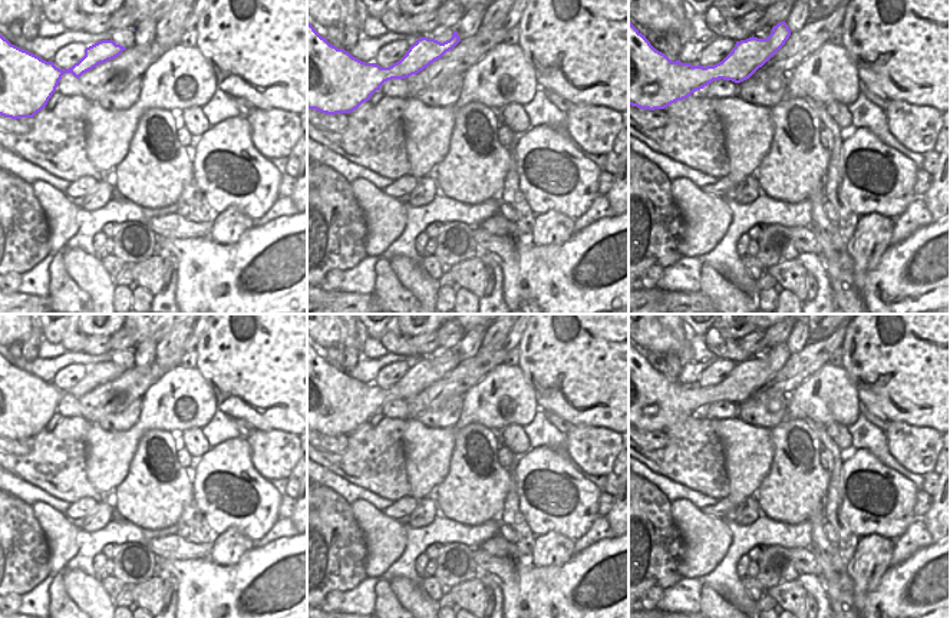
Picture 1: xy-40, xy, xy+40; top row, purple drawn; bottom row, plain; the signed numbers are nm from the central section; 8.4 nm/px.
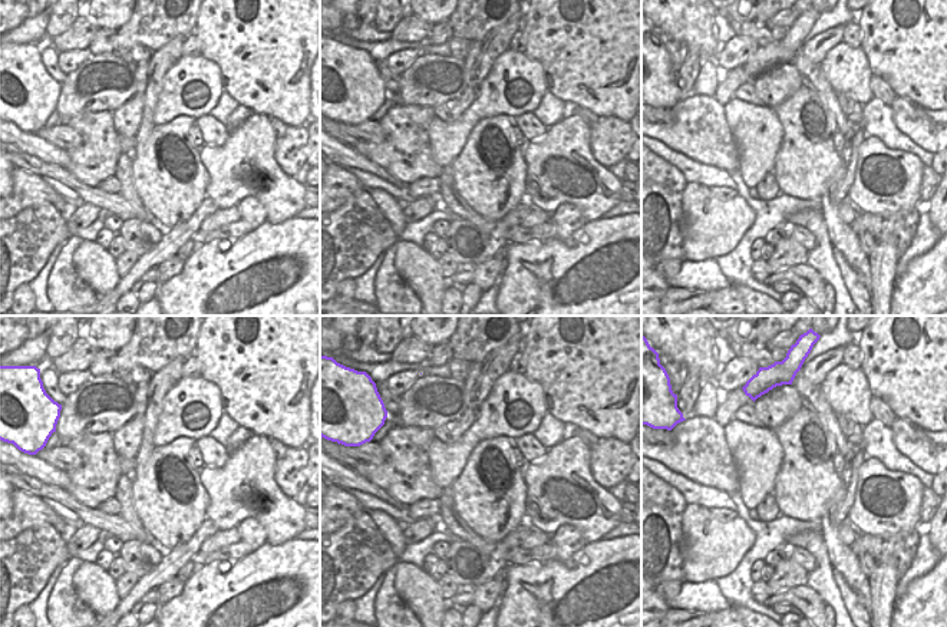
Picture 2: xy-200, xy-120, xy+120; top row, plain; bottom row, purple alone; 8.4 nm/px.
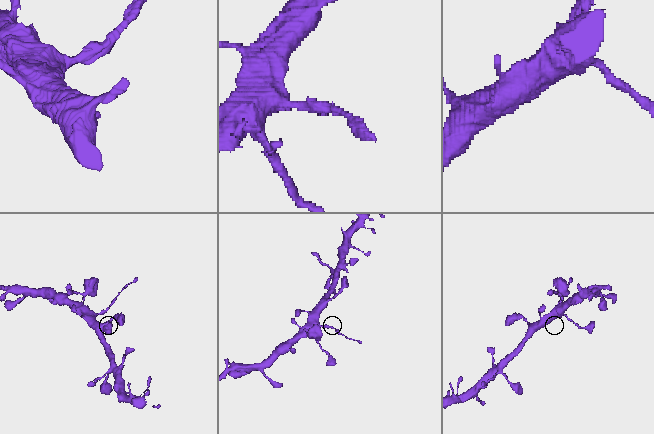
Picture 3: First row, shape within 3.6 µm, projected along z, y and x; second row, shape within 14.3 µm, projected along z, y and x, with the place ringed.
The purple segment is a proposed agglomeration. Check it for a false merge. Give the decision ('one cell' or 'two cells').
two cells

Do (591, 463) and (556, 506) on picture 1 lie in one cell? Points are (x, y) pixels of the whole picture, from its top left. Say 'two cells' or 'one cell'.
two cells

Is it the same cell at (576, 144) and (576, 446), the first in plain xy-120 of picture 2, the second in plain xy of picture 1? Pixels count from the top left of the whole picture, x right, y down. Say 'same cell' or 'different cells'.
different cells

